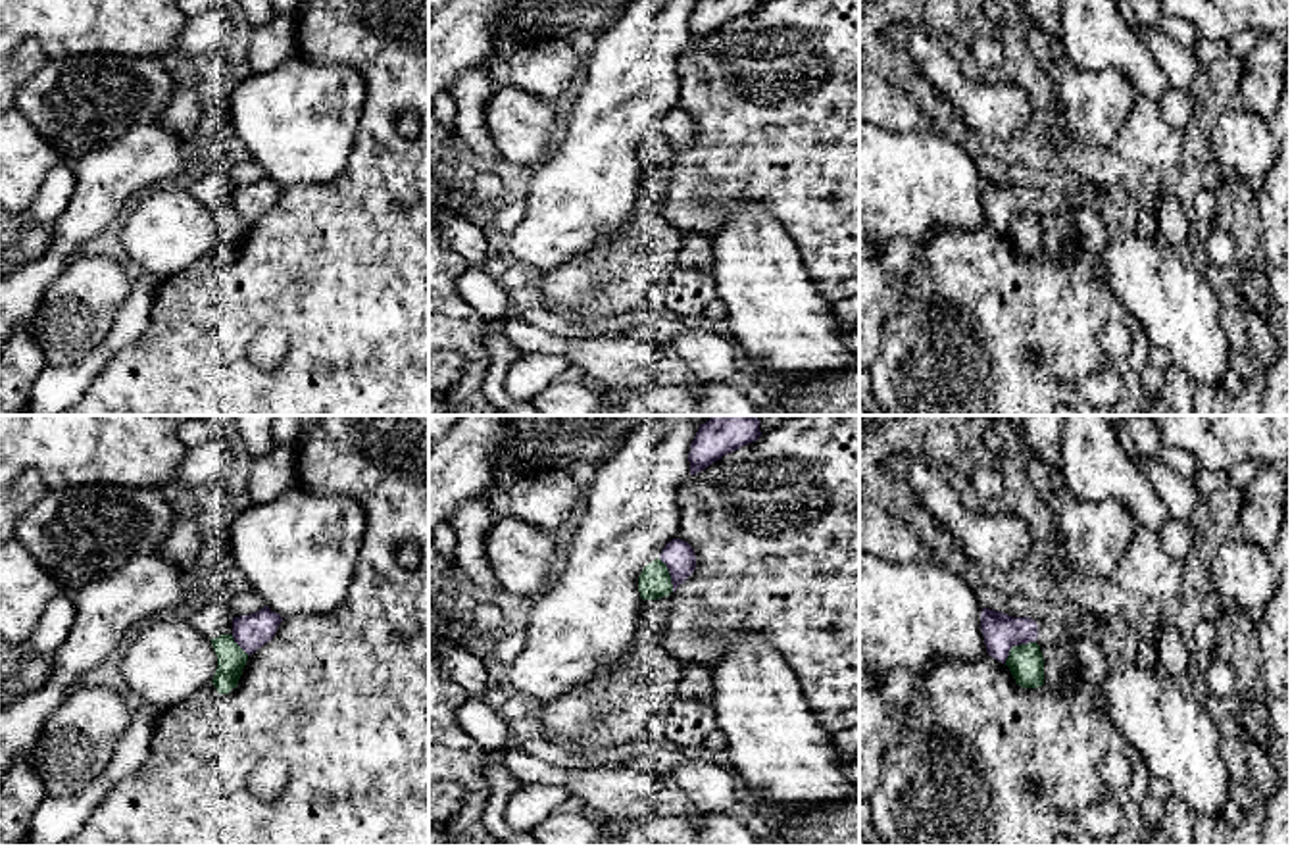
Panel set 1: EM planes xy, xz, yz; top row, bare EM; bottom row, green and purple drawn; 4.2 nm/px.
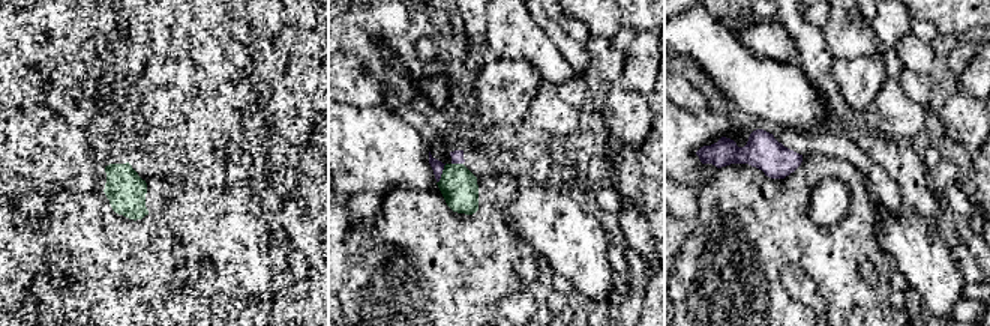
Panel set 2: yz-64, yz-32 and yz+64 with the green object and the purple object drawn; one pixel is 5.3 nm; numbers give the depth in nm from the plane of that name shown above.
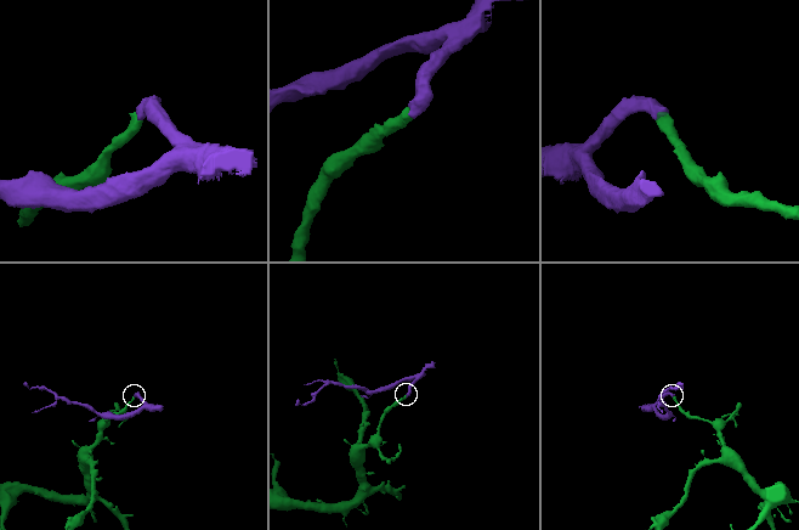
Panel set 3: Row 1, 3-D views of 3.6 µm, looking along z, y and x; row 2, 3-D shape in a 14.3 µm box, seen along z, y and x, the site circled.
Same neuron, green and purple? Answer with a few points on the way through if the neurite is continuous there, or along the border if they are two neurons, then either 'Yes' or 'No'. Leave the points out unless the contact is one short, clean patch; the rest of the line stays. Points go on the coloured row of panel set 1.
No

